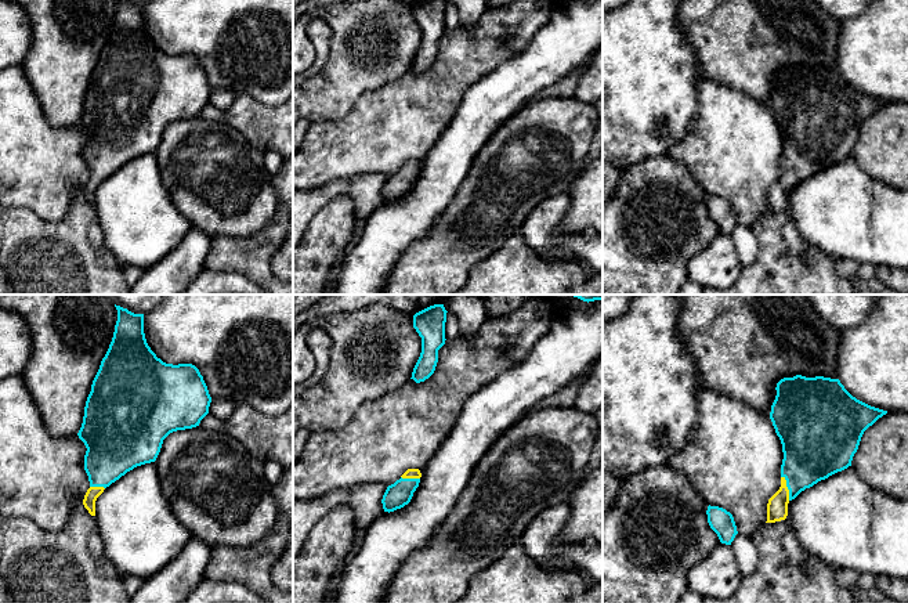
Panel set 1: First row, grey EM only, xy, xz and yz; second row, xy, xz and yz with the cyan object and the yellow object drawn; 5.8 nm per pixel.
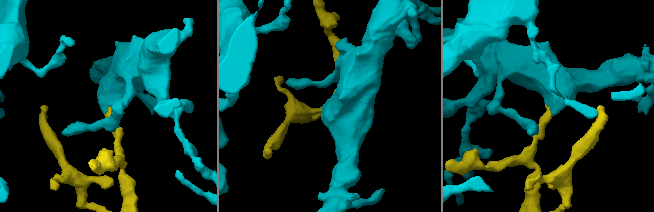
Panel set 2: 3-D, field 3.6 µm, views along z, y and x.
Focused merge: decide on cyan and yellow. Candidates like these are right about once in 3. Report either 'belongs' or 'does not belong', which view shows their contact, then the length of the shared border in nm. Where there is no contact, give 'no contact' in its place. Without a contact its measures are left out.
belongs; meets cyan in yz; contact 150 nm long

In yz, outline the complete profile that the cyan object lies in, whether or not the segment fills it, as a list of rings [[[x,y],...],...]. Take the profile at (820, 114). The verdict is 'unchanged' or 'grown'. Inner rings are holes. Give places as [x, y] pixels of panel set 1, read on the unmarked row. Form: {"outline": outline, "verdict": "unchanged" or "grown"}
{"outline": [[[796,65],[777,73],[777,86],[770,109],[782,134],[781,177],[768,189],[767,212],[788,206],[788,194],[802,181],[851,156],[864,122],[887,101],[871,97],[853,87],[839,69]]], "verdict": "grown"}

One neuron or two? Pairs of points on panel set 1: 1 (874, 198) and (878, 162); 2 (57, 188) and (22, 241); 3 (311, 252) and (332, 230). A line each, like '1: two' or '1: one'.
1: two
2: two
3: one

